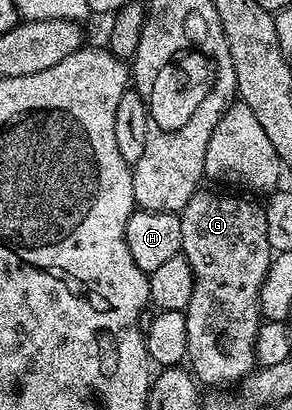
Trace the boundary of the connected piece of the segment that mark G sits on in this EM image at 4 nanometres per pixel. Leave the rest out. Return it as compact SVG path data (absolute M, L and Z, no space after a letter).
M200 190L178 213L181 222L181 254L193 270L195 285L189 298L186 325L189 329L187 360L190 371L200 385L219 390L224 386L238 385L255 371L255 339L261 323L259 295L273 259L269 234L265 234L265 207L239 196L222 196L219 192Z

